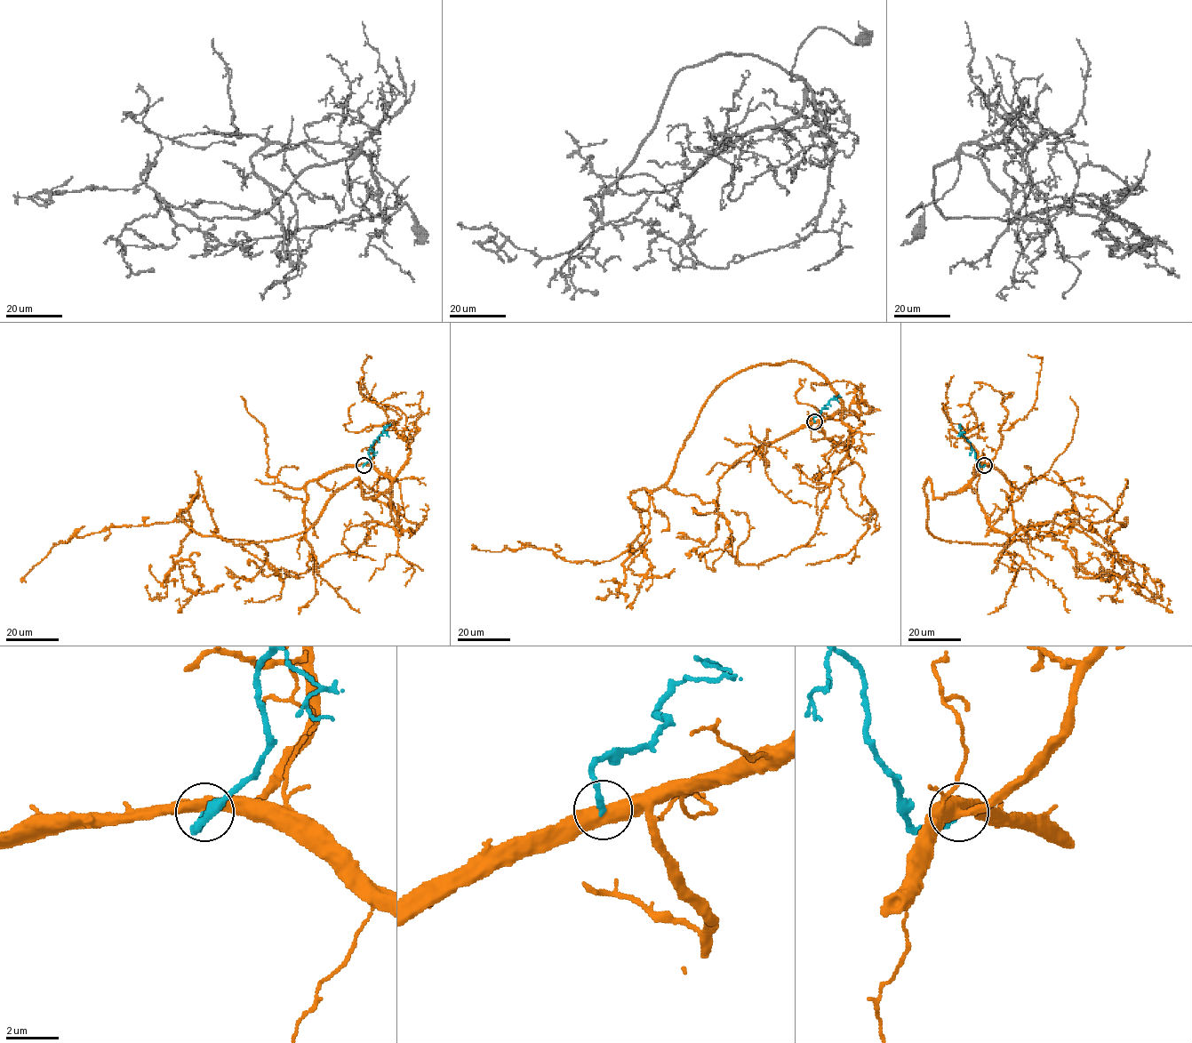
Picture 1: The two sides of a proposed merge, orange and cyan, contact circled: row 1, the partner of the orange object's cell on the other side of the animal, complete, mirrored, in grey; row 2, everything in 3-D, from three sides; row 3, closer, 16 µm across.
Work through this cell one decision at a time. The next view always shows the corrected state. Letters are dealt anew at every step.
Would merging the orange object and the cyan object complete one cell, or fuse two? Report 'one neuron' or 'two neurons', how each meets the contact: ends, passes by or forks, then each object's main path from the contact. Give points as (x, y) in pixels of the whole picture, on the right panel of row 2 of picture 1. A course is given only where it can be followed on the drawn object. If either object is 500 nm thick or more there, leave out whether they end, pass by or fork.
two neurons; course orange (985, 465), (943, 498), (924, 483), (935, 537), (1052, 535), (1075, 493), (1097, 496), (1124, 525), (1108, 582); course cyan (985, 465), (980, 466), (975, 451), (960, 432), (960, 424)

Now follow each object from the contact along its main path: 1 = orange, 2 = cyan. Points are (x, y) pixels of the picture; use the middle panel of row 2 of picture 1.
1: (814, 421), (842, 400), (809, 365), (736, 373), (666, 483), (630, 494), (650, 517), (636, 550), (472, 545)
2: (814, 421), (814, 416), (820, 413), (821, 408), (834, 397), (841, 397)

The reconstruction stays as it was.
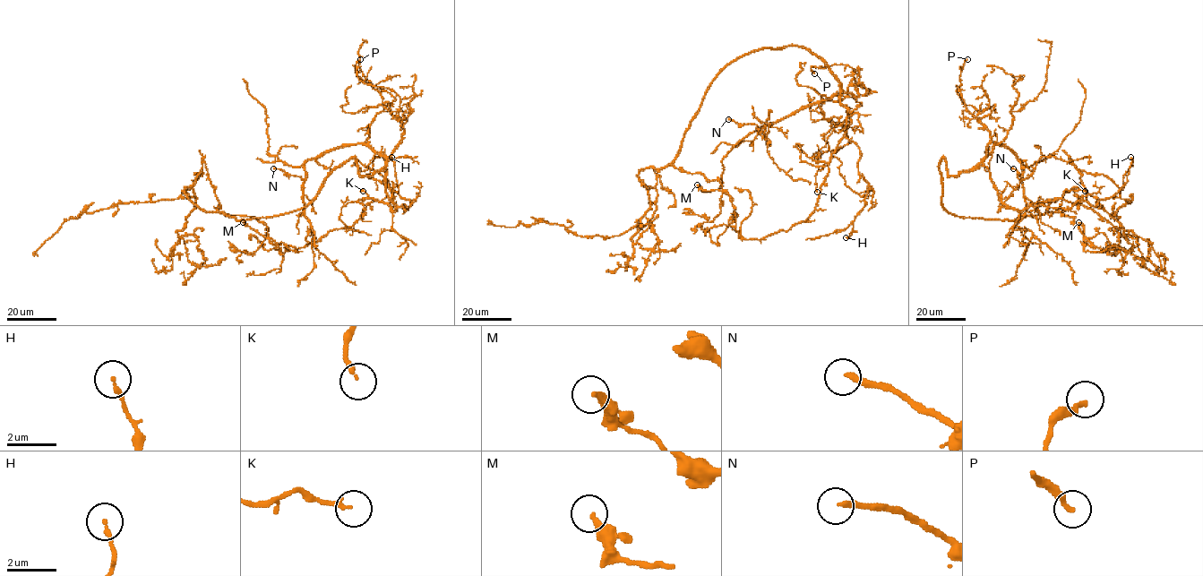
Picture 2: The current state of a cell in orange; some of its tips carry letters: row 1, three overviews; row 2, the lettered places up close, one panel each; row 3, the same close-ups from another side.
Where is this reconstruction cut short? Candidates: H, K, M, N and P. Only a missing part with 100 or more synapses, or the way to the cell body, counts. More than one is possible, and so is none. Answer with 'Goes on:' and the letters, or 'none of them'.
Goes on: none of them

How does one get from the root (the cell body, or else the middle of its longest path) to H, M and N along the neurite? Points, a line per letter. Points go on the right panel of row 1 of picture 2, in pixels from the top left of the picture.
H: (943, 207), (942, 159), (949, 176), (983, 165), (998, 197), (1021, 210), (1095, 206), (1126, 184), (1130, 157)
M: (943, 207), (961, 217), (1010, 220), (1061, 212), (1074, 219), (1091, 245), (1083, 239), (1084, 227), (1078, 222)
N: (943, 207), (942, 159), (947, 173), (958, 176), (1002, 144), (1023, 163), (1020, 179), (1013, 168)

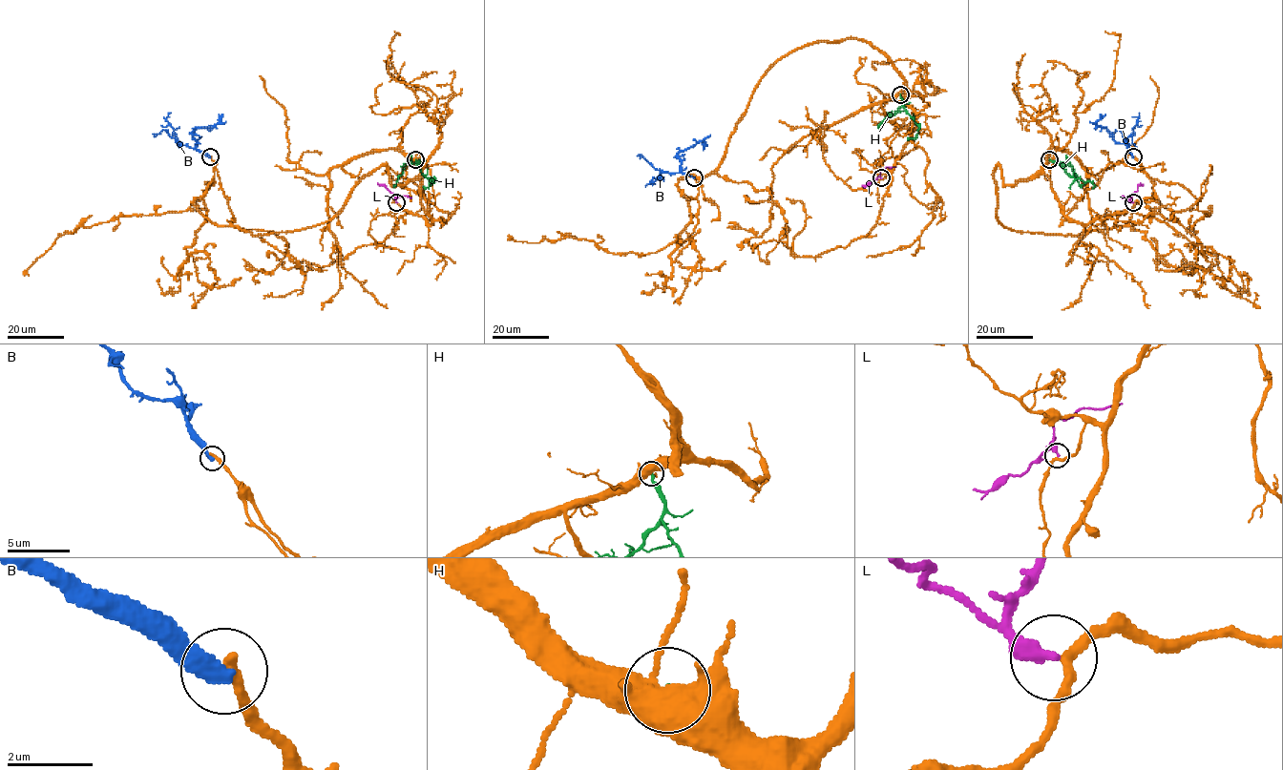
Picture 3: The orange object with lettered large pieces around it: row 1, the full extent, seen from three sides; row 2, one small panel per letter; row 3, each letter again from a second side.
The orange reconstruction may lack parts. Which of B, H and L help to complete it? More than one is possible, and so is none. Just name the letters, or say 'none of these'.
none of these

